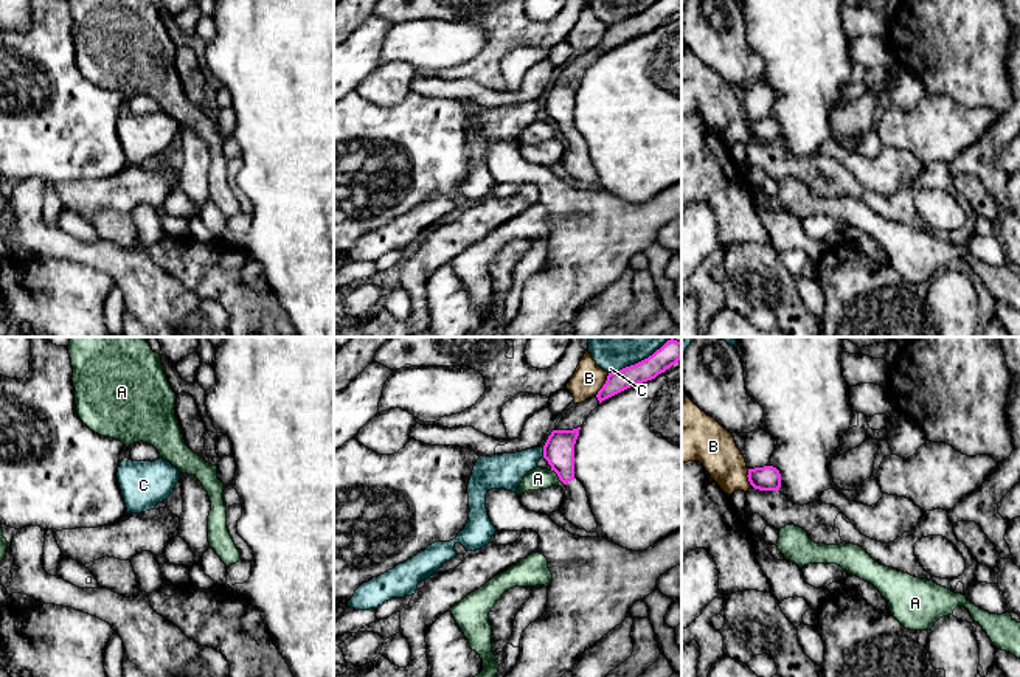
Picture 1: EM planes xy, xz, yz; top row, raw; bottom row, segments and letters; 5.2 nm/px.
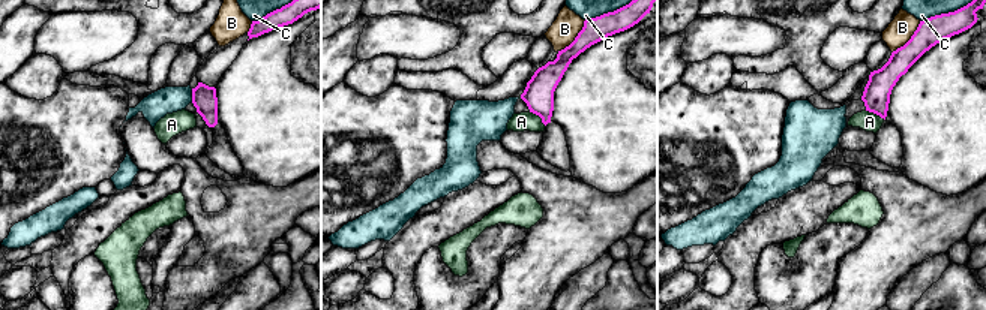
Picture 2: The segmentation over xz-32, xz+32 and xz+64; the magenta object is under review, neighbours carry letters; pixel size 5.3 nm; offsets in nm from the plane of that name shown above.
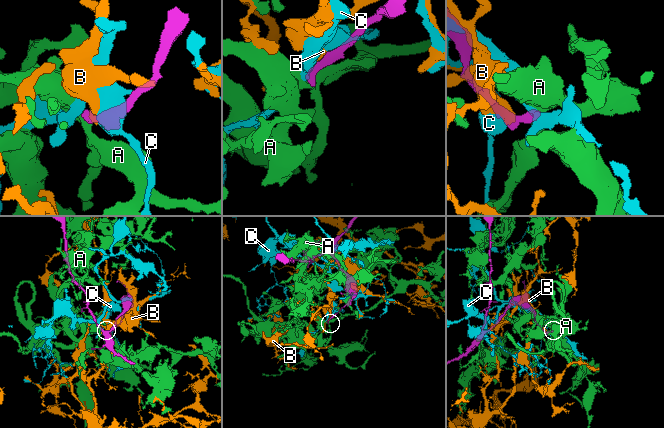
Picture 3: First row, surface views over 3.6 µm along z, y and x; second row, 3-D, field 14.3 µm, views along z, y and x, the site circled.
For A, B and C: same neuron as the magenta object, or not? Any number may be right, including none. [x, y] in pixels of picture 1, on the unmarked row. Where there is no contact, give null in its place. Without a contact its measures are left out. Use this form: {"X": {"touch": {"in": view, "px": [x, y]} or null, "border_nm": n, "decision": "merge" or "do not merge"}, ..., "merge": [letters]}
{"A": {"touch": {"in": "xz", "px": [556, 124]}, "border_nm": 90, "decision": "do not merge"}, "B": {"touch": {"in": "xz", "px": [604, 36]}, "border_nm": 140, "decision": "do not merge"}, "C": {"touch": {"in": "xz", "px": [635, 16]}, "border_nm": 300, "decision": "do not merge"}, "merge": []}

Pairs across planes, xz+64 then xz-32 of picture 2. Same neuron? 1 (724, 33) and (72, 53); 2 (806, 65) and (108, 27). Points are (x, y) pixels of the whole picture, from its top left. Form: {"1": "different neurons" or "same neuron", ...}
{"1": "same neuron", "2": "different neurons"}

